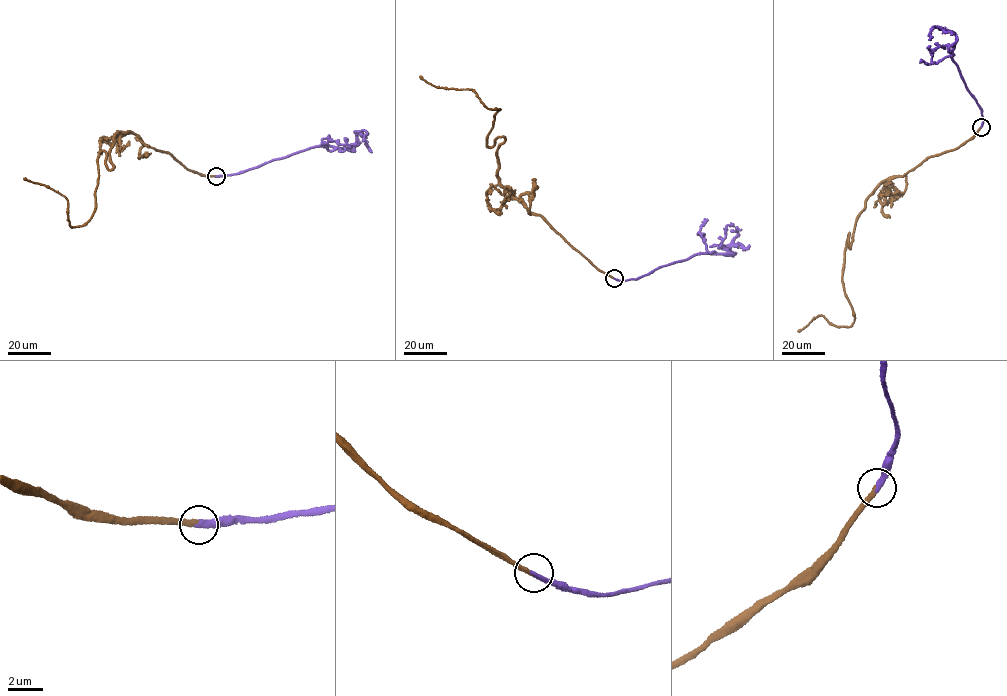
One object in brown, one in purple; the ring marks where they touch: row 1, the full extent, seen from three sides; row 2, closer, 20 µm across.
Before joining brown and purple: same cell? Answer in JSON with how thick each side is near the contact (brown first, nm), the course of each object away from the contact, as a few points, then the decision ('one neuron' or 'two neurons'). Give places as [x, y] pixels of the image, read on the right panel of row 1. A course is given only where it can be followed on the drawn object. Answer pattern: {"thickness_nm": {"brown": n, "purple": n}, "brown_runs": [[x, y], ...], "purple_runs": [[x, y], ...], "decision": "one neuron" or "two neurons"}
{"thickness_nm": {"brown": 240, "purple": 280}, "brown_runs": [[980, 127], [956, 149], [881, 182], [845, 245], [842, 277], [853, 322], [840, 326], [820, 314], [798, 331]], "purple_runs": [[980, 127], [982, 110], [953, 59], [954, 34], [933, 27], [932, 37]], "decision": "one neuron"}

